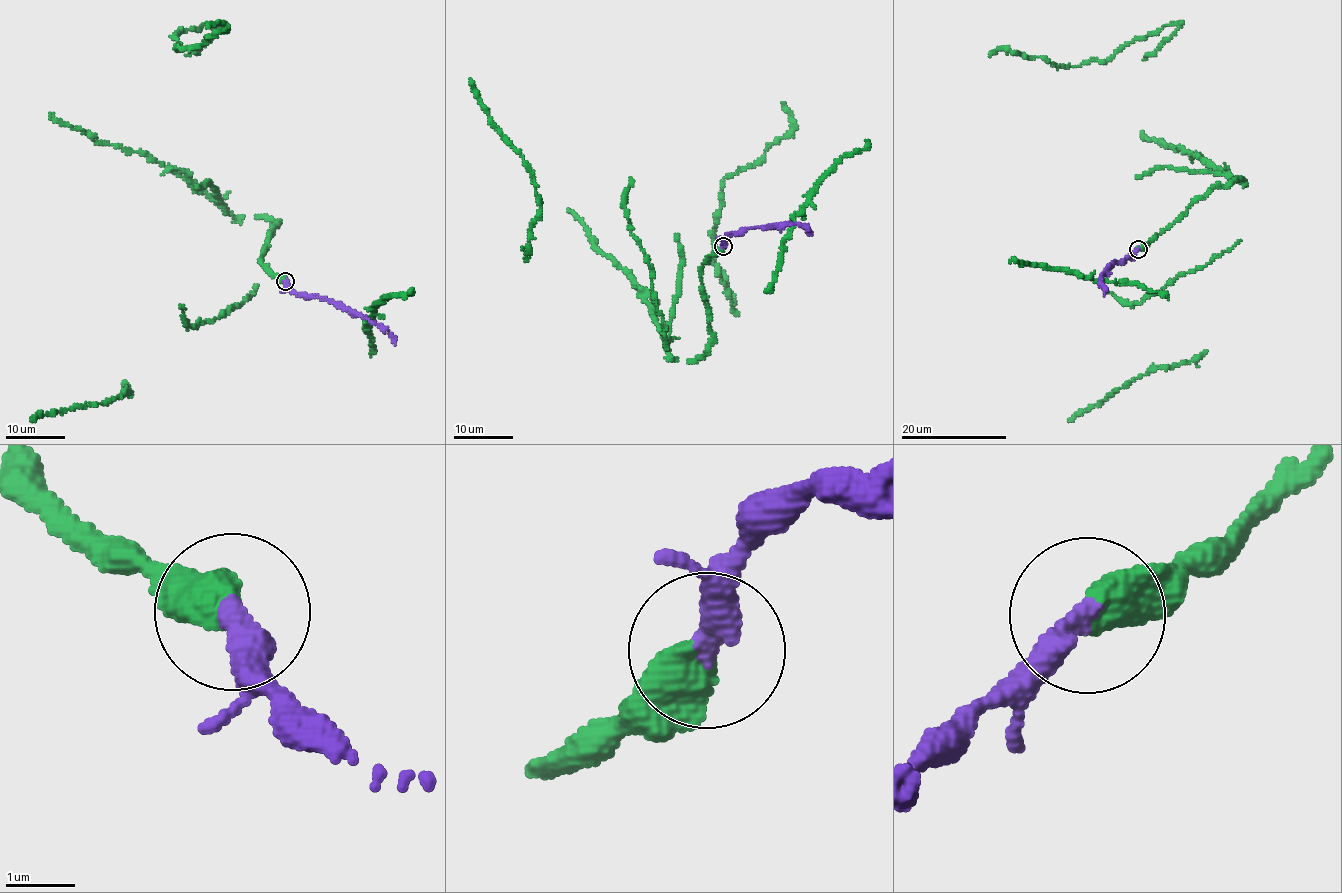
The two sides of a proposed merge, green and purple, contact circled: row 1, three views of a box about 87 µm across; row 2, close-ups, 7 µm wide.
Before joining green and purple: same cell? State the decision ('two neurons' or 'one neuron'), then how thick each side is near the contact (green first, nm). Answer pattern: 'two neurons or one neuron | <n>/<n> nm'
one neuron | 550/400 nm

